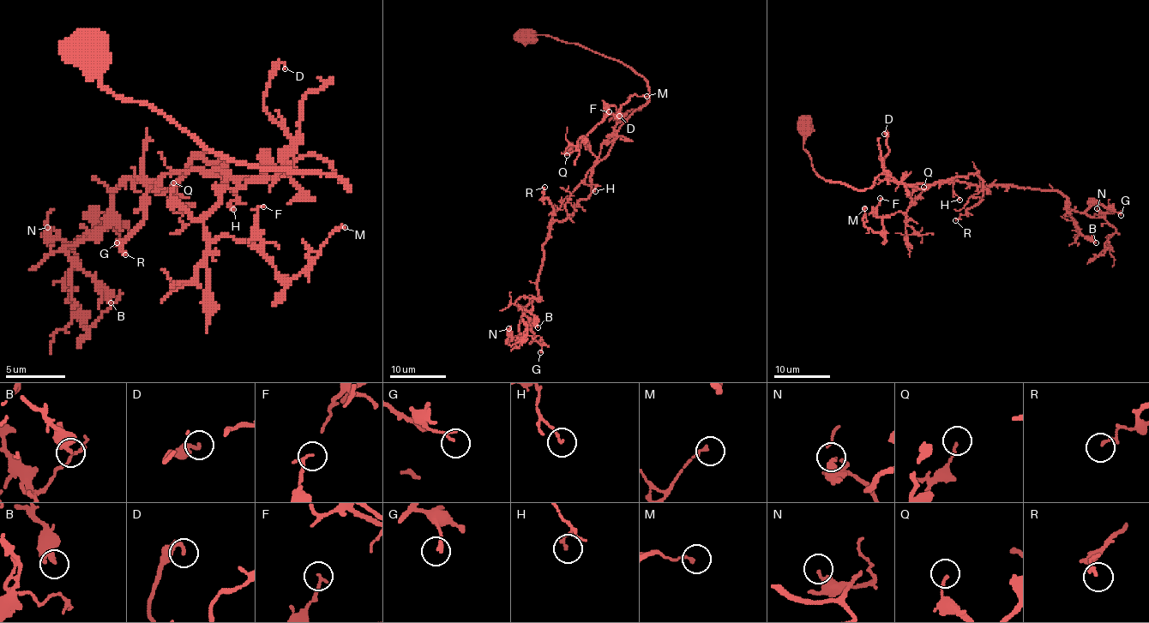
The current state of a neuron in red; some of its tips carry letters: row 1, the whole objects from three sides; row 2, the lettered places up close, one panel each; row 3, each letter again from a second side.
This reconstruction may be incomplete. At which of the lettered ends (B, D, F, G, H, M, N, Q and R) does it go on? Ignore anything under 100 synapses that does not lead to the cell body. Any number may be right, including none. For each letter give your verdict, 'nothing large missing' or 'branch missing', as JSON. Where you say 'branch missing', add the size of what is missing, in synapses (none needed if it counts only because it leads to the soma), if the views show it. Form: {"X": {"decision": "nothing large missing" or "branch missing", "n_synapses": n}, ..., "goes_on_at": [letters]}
{"B": {"decision": "nothing large missing"}, "D": {"decision": "nothing large missing"}, "F": {"decision": "nothing large missing"}, "G": {"decision": "nothing large missing"}, "H": {"decision": "nothing large missing"}, "M": {"decision": "nothing large missing"}, "N": {"decision": "nothing large missing"}, "Q": {"decision": "nothing large missing"}, "R": {"decision": "nothing large missing"}, "goes_on_at": []}

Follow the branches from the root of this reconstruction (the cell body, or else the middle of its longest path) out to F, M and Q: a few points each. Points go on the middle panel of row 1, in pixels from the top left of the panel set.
F: (525, 36), (578, 43), (640, 74), (649, 100), (596, 156), (580, 140), (609, 111)
M: (525, 36), (578, 43), (622, 61), (646, 82), (649, 100), (596, 156), (580, 140), (631, 96), (646, 96)
Q: (525, 36), (578, 43), (631, 67), (648, 85), (649, 100), (598, 156), (586, 142), (567, 155)

